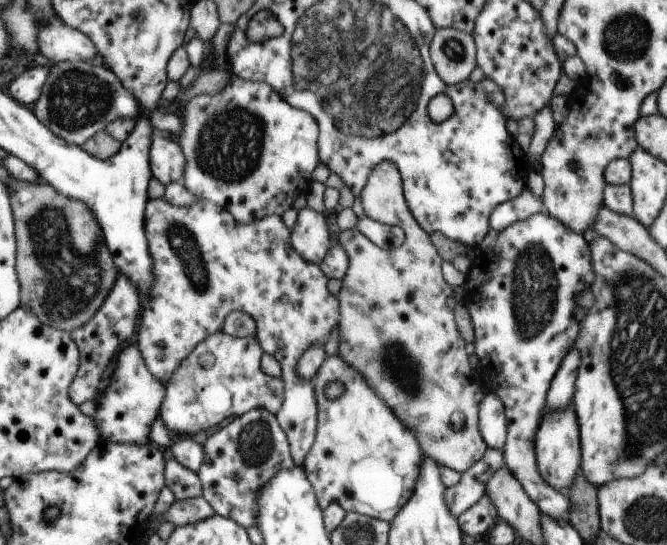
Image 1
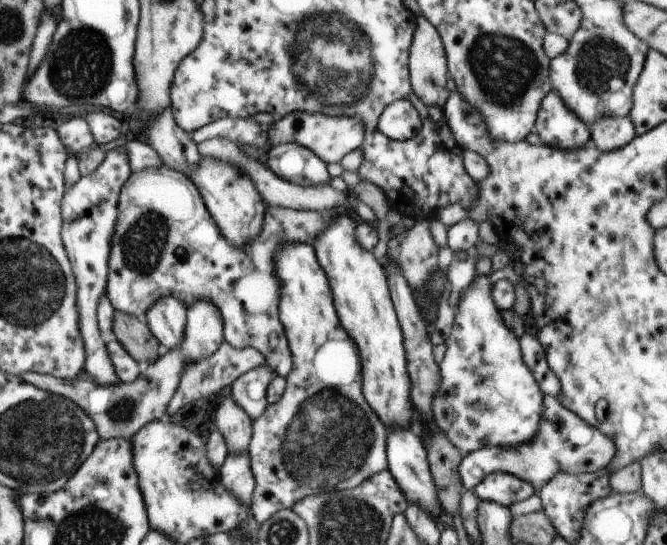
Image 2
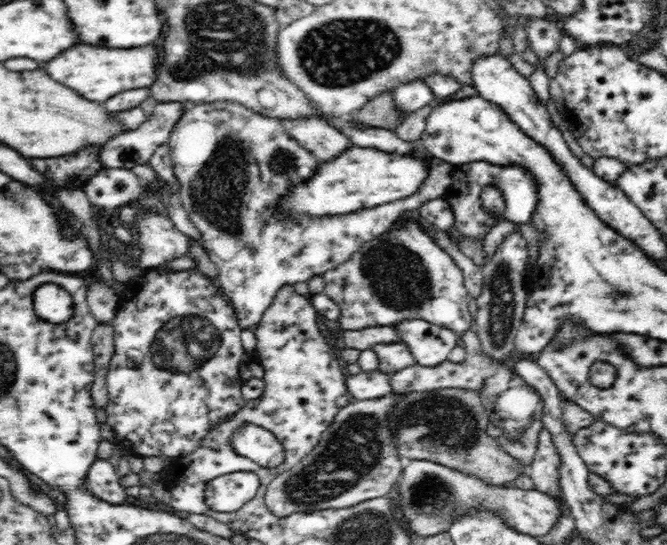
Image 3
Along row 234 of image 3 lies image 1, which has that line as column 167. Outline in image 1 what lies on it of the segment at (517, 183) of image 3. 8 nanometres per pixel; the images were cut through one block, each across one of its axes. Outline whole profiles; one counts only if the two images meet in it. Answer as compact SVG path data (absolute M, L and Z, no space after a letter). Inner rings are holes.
M175 459L165 461L164 484L174 494L174 500L185 500L202 496L202 486L196 473L181 466Z

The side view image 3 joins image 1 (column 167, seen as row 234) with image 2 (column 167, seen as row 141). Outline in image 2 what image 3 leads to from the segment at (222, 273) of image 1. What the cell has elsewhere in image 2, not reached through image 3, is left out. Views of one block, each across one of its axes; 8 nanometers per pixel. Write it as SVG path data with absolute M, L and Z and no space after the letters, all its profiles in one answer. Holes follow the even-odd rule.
M165 167L144 168L133 172L121 185L117 204L116 220L111 240L109 240L108 273L105 296L113 310L134 316L145 323L145 312L153 302L173 296L185 308L195 300L207 300L219 311L225 341L233 348L253 347L261 352L273 375L285 378L291 370L292 360L283 326L277 316L277 304L281 284L274 276L273 254L285 244L313 244L321 230L334 216L353 215L352 201L345 206L319 211L296 211L266 205L263 224L257 238L241 248L231 246L219 232L203 204L201 195L186 175Z

